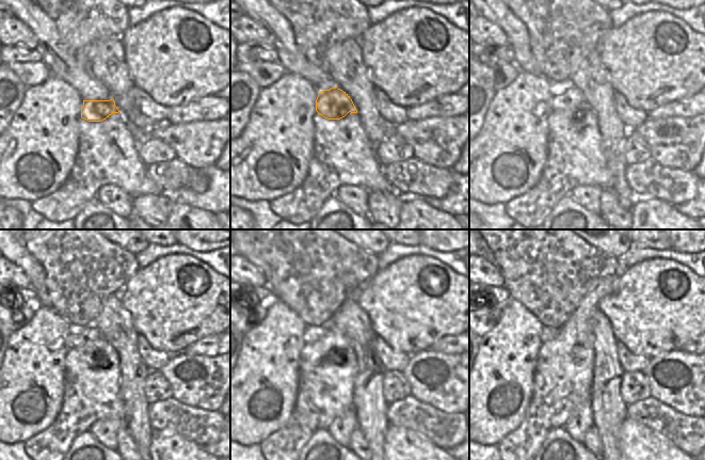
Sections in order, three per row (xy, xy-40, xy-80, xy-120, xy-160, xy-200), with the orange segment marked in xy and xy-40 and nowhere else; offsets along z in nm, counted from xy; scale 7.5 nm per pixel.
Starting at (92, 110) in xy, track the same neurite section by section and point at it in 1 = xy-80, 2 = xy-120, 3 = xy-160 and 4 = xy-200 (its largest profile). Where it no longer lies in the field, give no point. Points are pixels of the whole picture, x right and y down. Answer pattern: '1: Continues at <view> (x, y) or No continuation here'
1: Continues at xy-80 (567, 97)
2: Continues at xy-120 (79, 335)
3: Continues at xy-160 (311, 334)
4: Continues at xy-200 (547, 334).

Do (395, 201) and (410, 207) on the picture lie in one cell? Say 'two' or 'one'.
two

